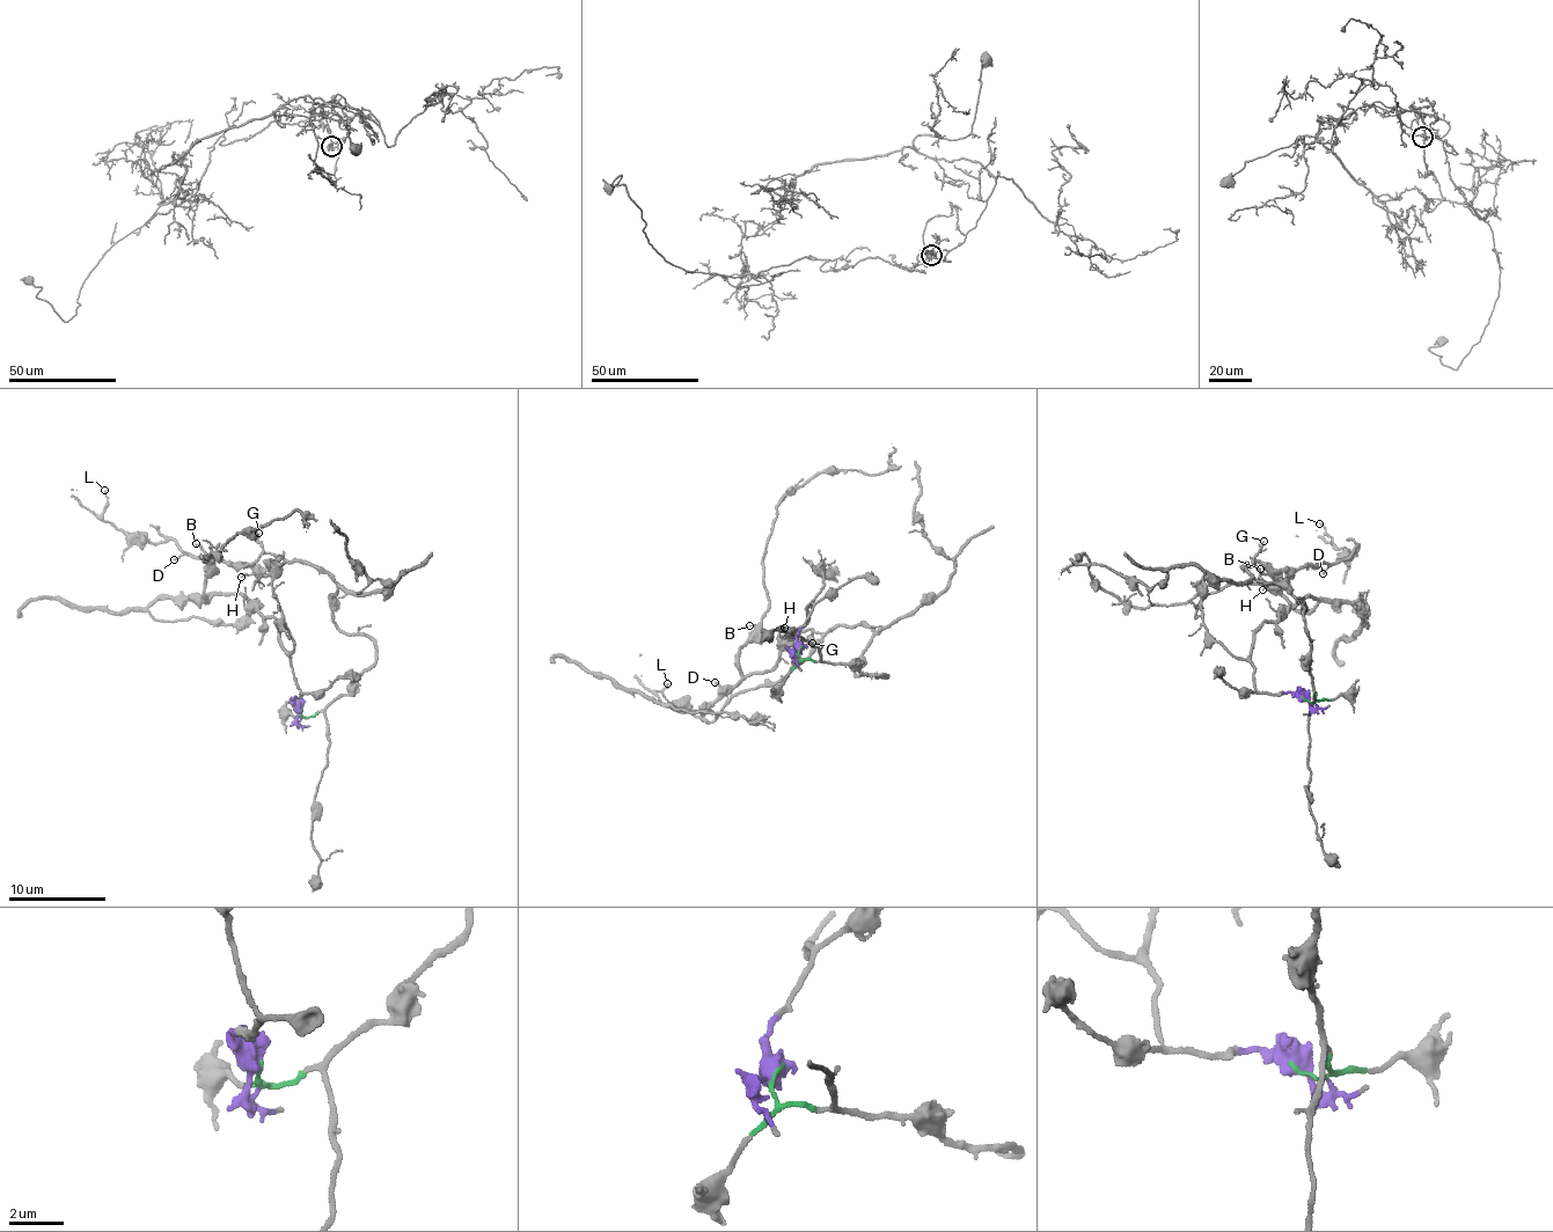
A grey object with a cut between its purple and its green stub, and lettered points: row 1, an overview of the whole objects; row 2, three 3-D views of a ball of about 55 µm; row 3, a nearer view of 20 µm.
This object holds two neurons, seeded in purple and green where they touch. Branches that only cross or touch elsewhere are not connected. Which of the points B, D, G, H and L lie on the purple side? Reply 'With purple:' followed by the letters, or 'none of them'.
With purple: B

